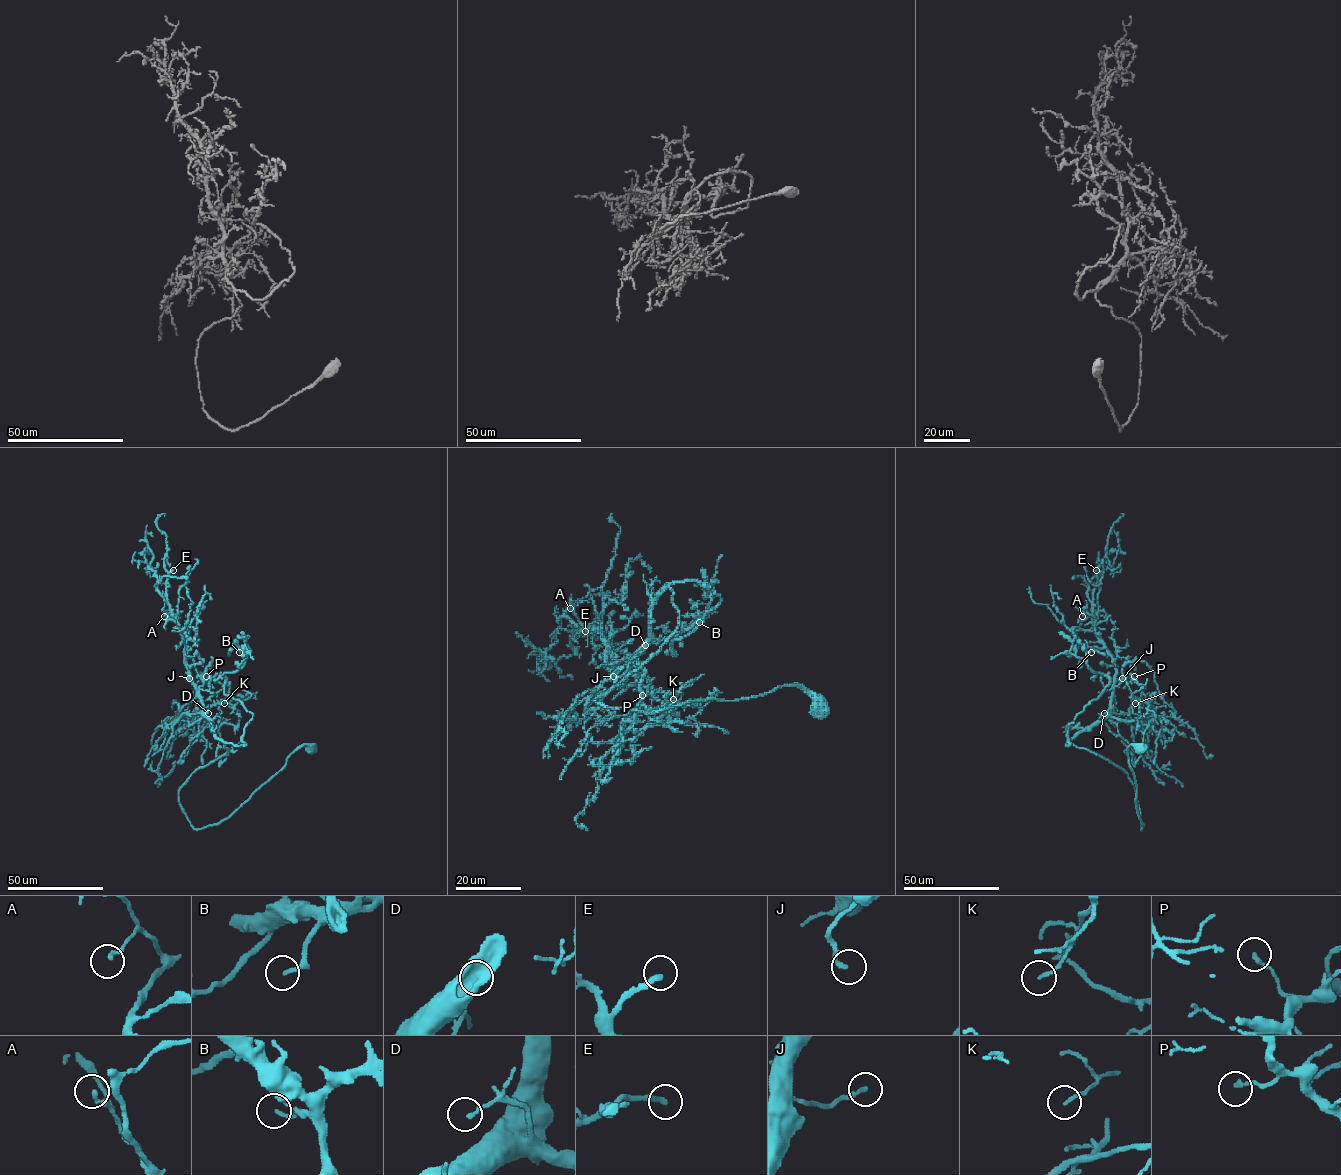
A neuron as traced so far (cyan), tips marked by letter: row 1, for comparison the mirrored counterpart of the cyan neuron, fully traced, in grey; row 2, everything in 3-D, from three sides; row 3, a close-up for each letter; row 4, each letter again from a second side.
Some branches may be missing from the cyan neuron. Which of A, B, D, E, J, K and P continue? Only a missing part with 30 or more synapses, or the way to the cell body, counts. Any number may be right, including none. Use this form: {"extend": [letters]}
{"extend": ["E", "J"]}

